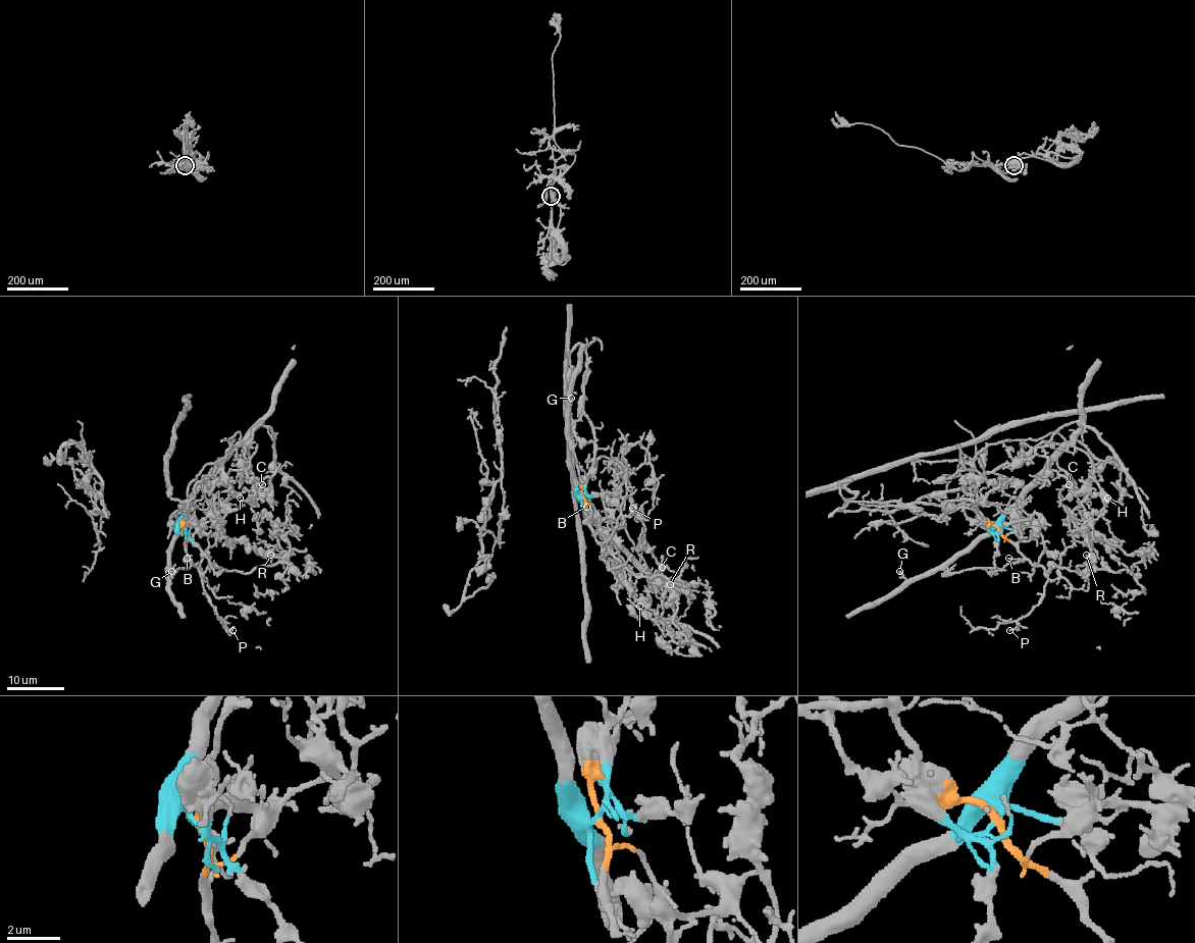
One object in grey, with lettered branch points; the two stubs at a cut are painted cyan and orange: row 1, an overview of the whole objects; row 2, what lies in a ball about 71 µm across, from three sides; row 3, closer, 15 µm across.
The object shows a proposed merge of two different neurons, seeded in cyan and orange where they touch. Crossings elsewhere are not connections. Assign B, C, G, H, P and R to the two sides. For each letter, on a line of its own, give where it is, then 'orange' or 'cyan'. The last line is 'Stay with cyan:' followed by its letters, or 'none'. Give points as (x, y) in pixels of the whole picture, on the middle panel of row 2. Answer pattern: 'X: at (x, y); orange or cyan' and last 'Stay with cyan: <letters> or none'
B: at (586, 507); orange
C: at (662, 567); cyan
G: at (571, 398); cyan
H: at (639, 606); cyan
P: at (632, 508); orange
R: at (670, 584); orange
Stay with cyan: C, G, H

